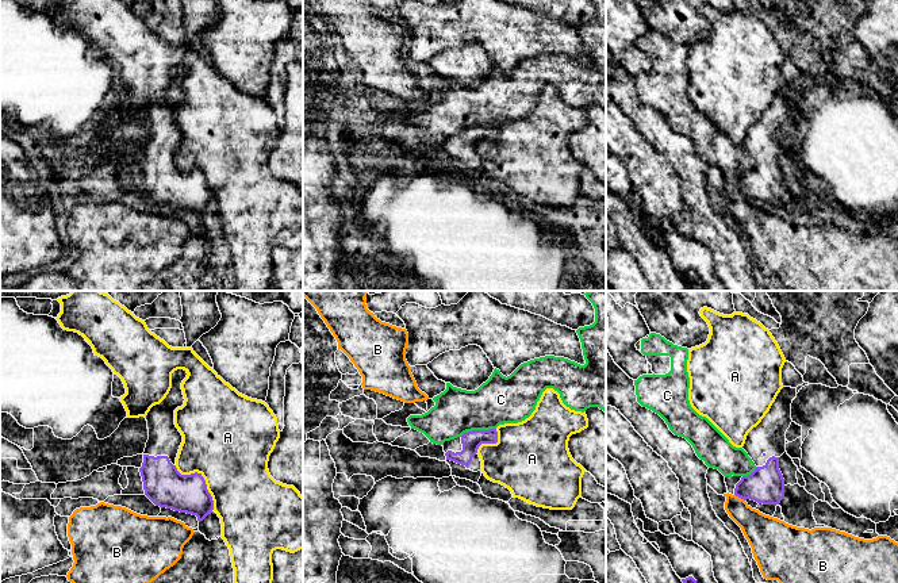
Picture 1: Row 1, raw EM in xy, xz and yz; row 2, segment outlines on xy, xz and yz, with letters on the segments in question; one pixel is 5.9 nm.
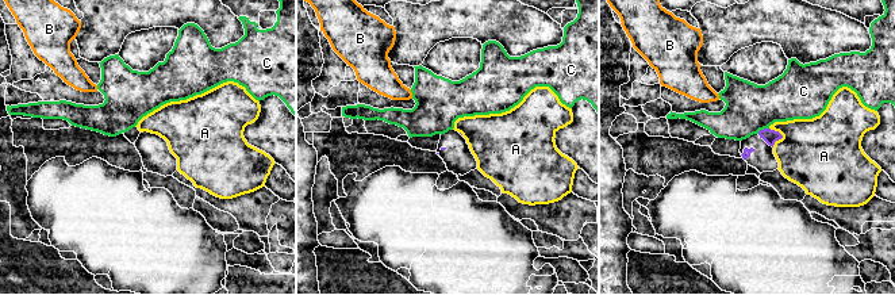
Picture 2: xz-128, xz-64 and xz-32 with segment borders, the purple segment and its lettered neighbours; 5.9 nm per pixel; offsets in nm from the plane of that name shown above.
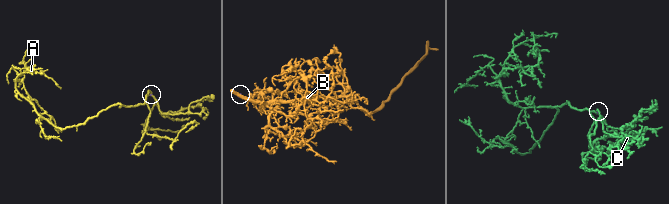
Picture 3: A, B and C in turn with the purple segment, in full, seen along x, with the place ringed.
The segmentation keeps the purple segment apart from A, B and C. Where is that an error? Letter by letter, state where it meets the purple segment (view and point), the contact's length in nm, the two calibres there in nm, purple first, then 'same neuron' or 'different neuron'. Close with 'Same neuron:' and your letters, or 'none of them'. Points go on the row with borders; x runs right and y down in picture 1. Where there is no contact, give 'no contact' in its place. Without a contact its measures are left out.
A: xy (203, 479) | 360 nm | 240/480 nm | different neuron
B: yz (740, 497) | 80 nm | 220/200 nm | different neuron
C: xz (478, 430) | 220 nm | 120/280 nm | different neuron
Same neuron: none of them

